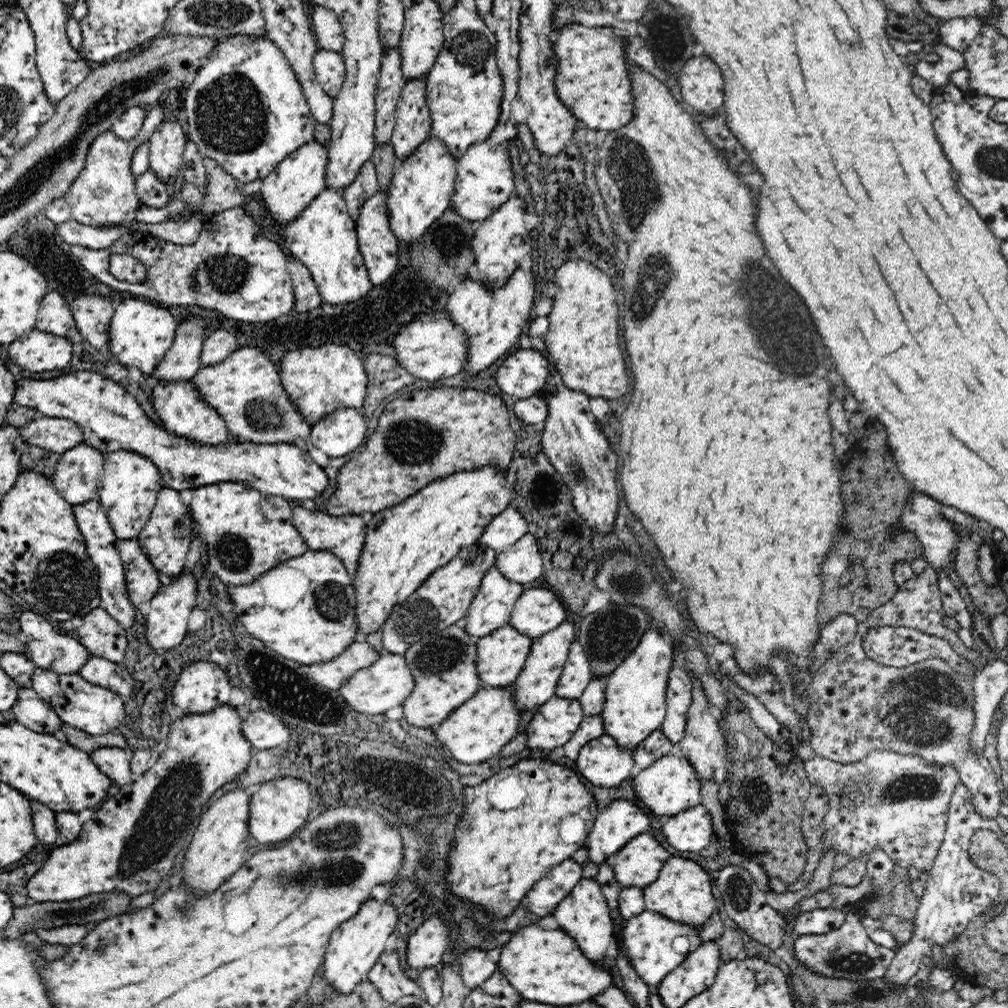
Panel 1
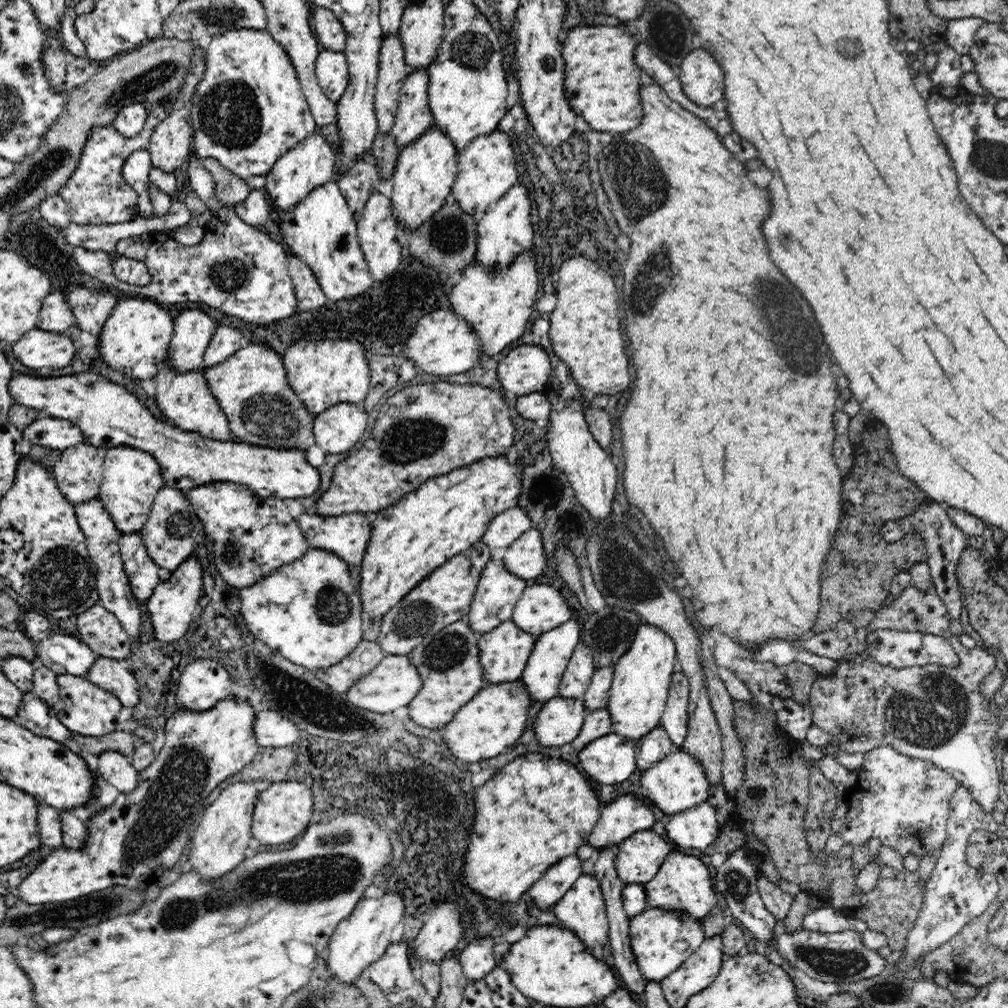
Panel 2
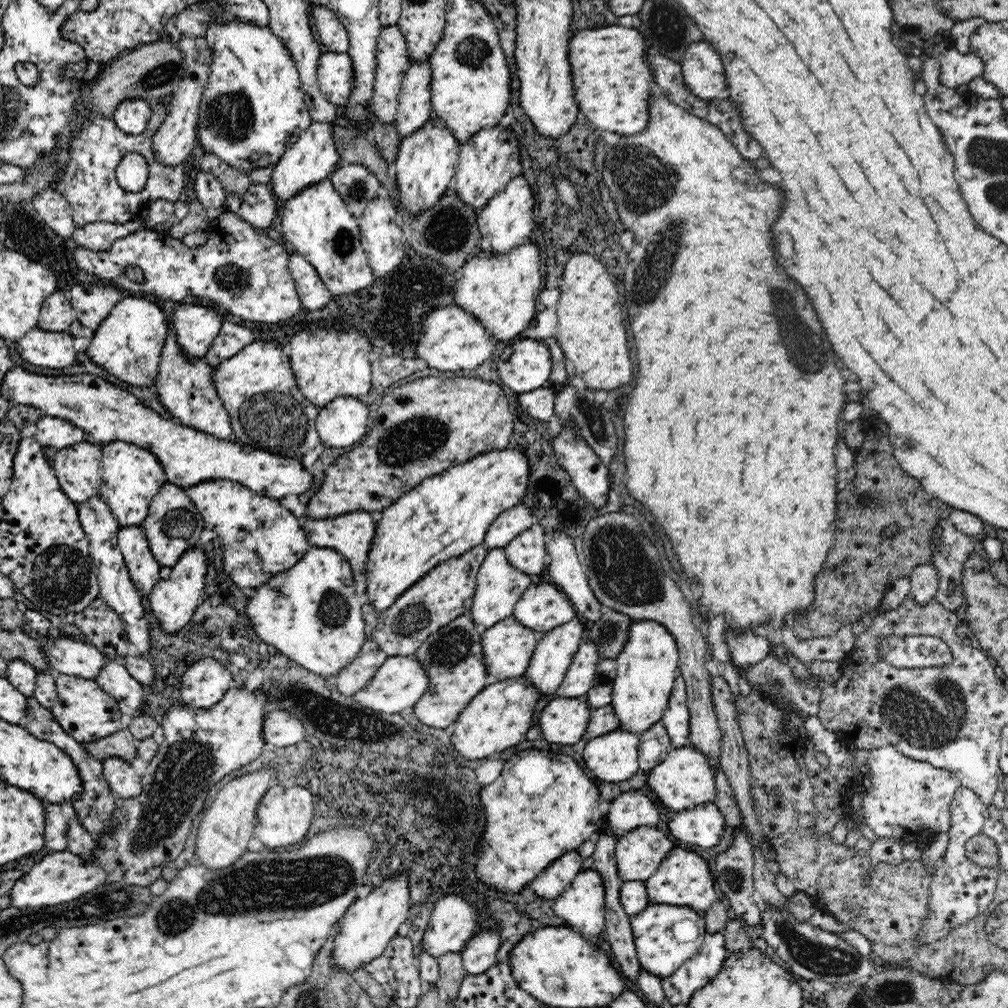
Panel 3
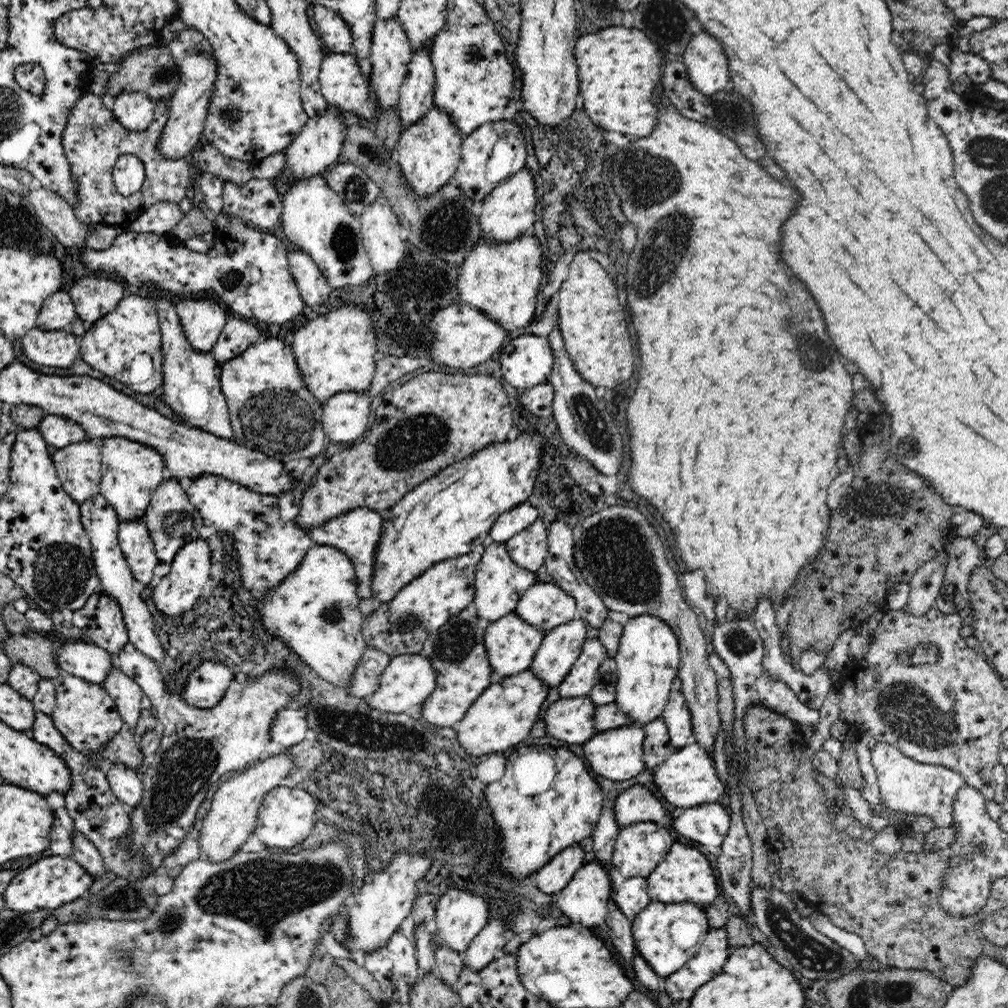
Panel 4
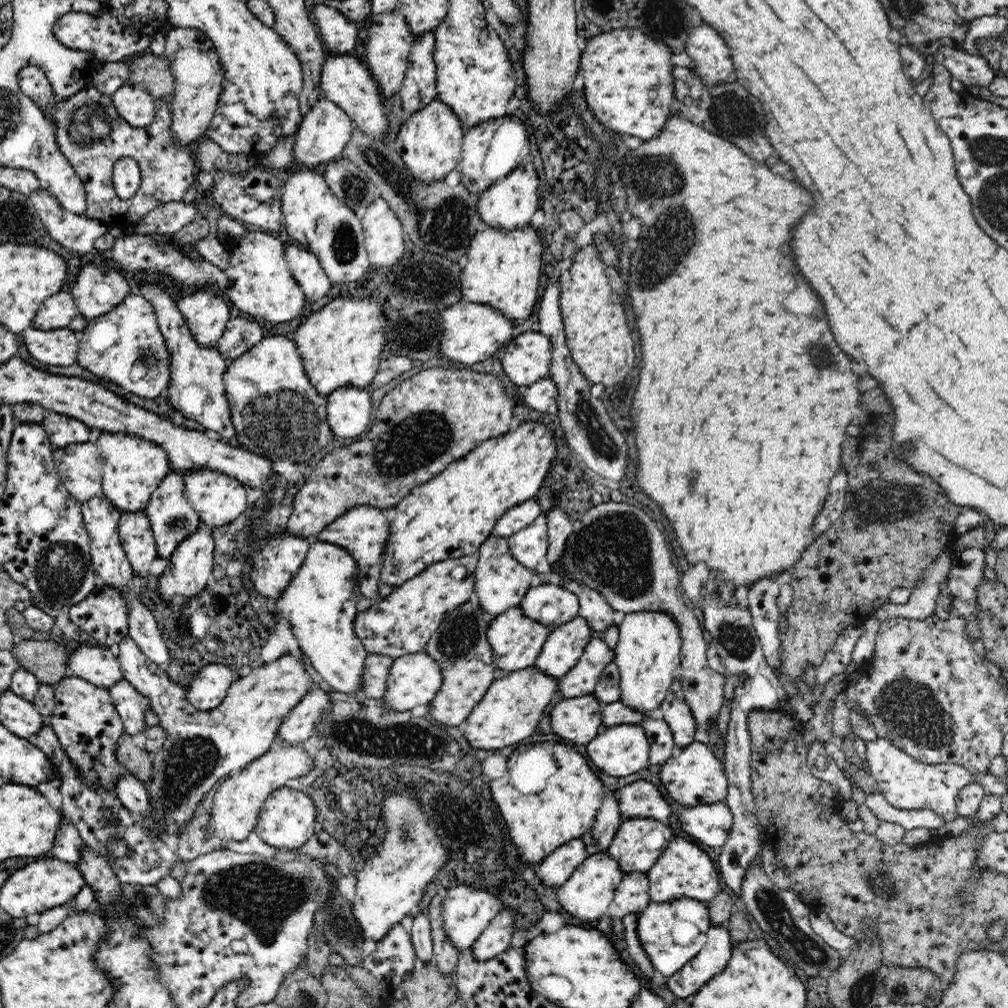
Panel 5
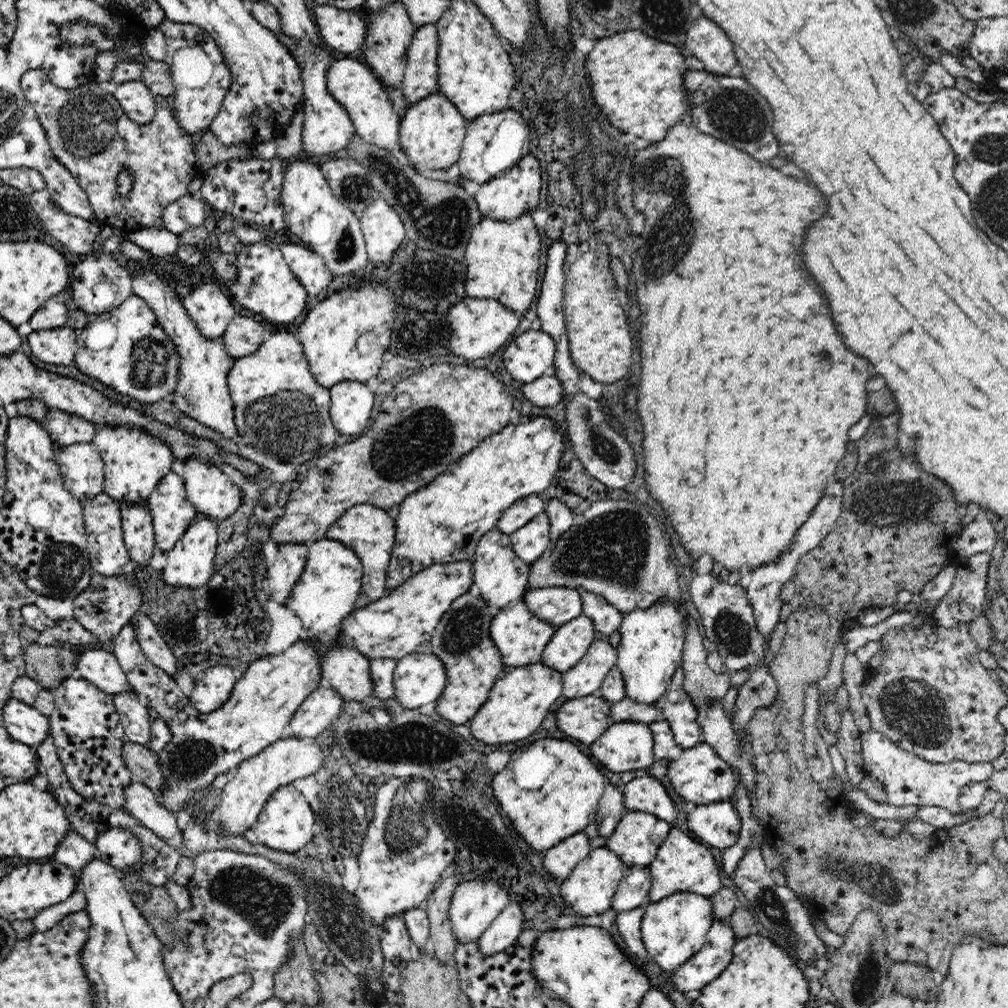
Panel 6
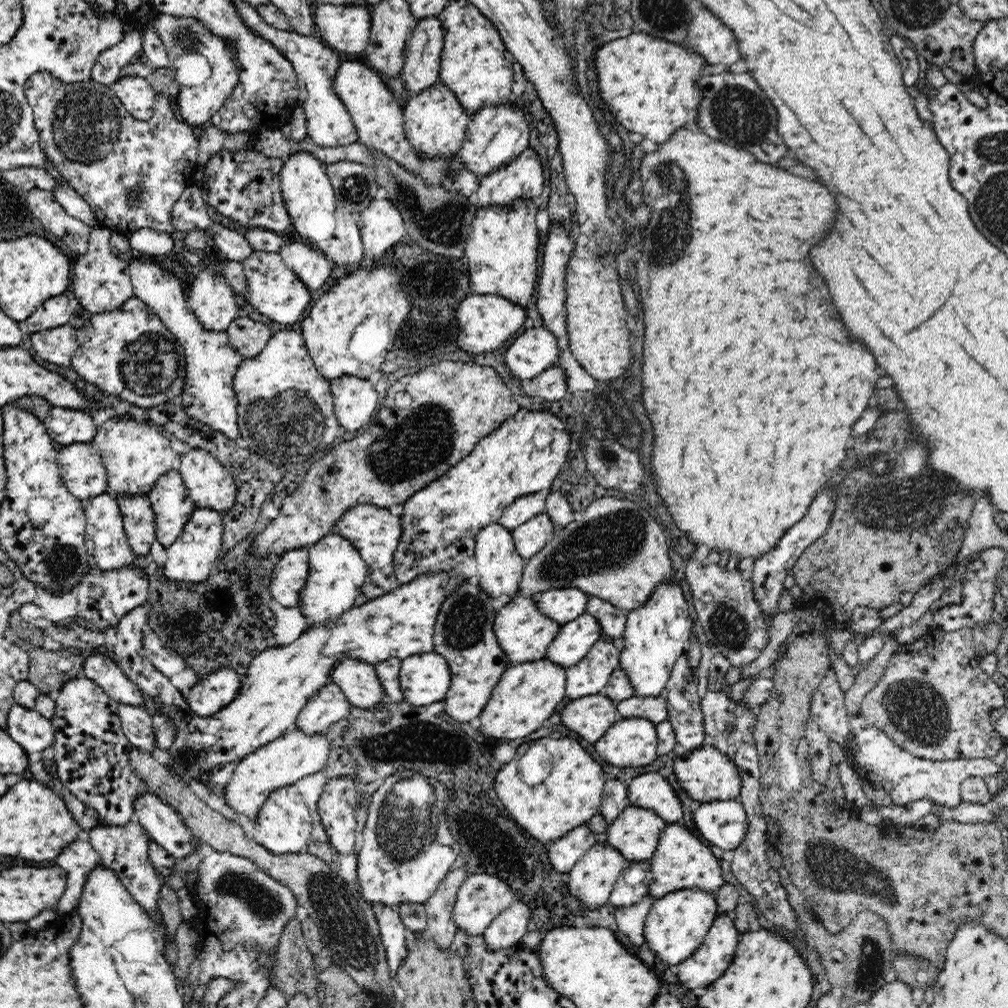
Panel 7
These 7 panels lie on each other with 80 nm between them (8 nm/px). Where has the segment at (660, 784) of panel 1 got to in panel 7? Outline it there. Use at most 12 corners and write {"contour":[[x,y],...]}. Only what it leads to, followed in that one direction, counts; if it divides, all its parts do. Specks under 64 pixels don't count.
{"contour":[[704,744],[674,762],[684,792],[701,803],[738,799],[742,777]]}

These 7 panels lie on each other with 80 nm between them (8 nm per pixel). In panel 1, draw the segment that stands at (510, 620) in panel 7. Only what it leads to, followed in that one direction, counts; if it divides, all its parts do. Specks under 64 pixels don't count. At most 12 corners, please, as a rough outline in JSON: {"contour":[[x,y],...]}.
{"contour":[[506,625],[477,642],[482,686],[509,686],[534,640]]}

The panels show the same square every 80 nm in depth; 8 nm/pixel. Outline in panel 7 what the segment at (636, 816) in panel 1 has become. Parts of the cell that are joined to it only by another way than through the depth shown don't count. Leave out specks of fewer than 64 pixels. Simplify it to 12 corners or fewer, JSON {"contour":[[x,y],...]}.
{"contour":[[658,771],[630,782],[631,804],[667,824],[682,818],[682,803]]}

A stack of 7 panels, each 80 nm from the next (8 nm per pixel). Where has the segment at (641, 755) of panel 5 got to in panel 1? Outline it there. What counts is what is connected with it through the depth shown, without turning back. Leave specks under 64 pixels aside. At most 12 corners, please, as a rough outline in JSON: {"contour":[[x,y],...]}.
{"contour":[[604,734],[581,748],[578,774],[614,788],[629,778],[633,752]]}

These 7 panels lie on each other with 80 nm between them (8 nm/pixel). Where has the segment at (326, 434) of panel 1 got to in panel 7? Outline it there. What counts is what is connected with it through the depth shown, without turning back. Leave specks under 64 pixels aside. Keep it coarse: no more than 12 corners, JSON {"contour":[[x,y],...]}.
{"contour":[[367,378],[331,380],[335,413],[354,432],[372,420],[378,394]]}

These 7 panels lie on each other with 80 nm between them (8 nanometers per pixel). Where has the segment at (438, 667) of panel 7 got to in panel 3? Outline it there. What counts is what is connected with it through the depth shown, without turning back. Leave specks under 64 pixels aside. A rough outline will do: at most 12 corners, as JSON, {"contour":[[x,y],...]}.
{"contour":[[413,656],[388,657],[354,696],[376,712],[412,710],[431,685]]}

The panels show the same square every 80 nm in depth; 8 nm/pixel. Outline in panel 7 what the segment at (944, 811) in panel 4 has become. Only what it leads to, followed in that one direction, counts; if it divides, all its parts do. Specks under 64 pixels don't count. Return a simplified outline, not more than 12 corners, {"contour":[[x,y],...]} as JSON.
{"contour":[[832,669],[809,720],[893,804],[954,808],[968,777],[1004,775],[990,758],[932,761],[849,714]]}

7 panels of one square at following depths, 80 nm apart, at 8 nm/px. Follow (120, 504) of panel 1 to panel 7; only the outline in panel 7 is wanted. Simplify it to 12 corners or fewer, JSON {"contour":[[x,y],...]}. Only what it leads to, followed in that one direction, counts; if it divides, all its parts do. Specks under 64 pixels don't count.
{"contour":[[129,414],[92,439],[110,494],[148,494],[179,454]]}

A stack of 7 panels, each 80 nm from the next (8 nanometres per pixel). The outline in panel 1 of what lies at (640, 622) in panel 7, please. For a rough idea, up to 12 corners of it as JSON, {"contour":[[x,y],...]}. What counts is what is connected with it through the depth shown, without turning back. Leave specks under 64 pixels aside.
{"contour":[[660,630],[607,676],[605,734],[635,750],[666,716],[674,644]]}

